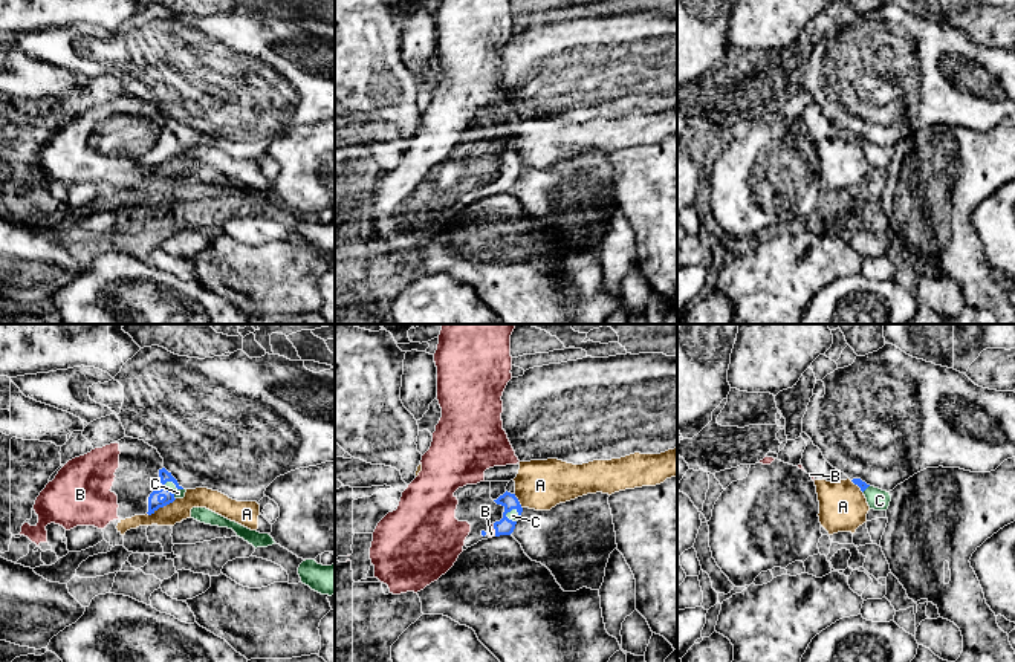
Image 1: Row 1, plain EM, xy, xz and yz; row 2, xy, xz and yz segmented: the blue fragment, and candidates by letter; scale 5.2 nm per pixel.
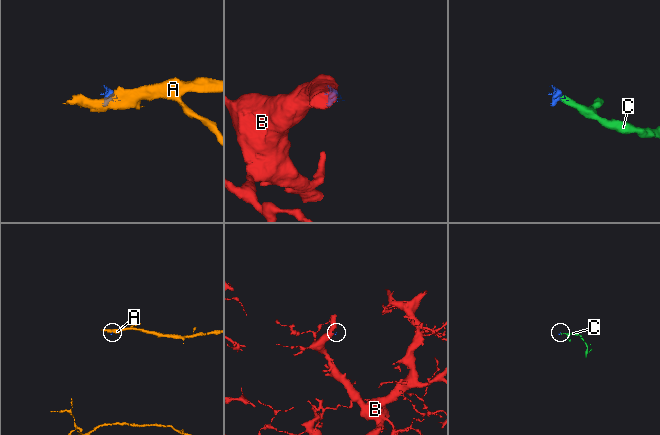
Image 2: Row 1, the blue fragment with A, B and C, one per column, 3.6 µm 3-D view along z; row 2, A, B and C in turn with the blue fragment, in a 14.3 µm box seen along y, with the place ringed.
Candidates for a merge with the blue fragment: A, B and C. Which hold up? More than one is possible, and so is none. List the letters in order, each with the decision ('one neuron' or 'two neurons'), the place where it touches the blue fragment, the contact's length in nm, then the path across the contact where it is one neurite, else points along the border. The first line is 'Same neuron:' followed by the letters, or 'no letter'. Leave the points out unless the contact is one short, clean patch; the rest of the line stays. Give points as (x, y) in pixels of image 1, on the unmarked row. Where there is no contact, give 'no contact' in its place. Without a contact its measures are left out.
Same neuron: B, C
A: two neurons; contact xy (161, 164); length 180 nm; border xy (176, 156), (147, 171)
B: one neuron; contact xz (494, 185); length 70 nm
C: one neuron; contact xy (170, 147); length 110 nm; way xy (155, 159), (161, 150), (170, 147), (178, 150)

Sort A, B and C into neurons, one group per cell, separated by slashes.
A / B C

